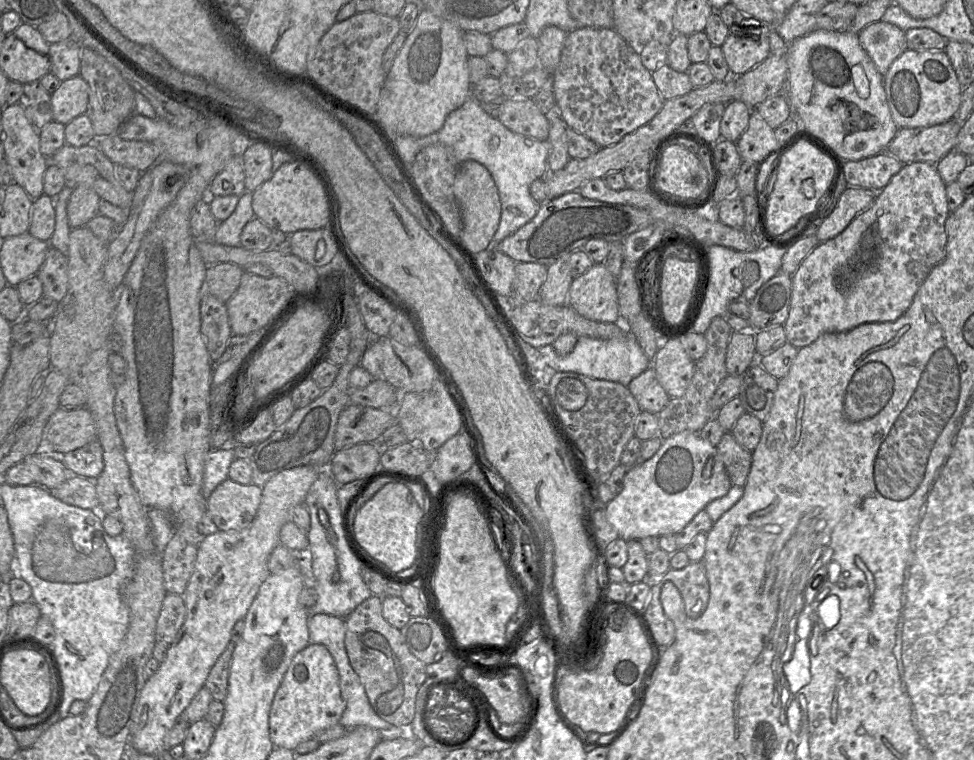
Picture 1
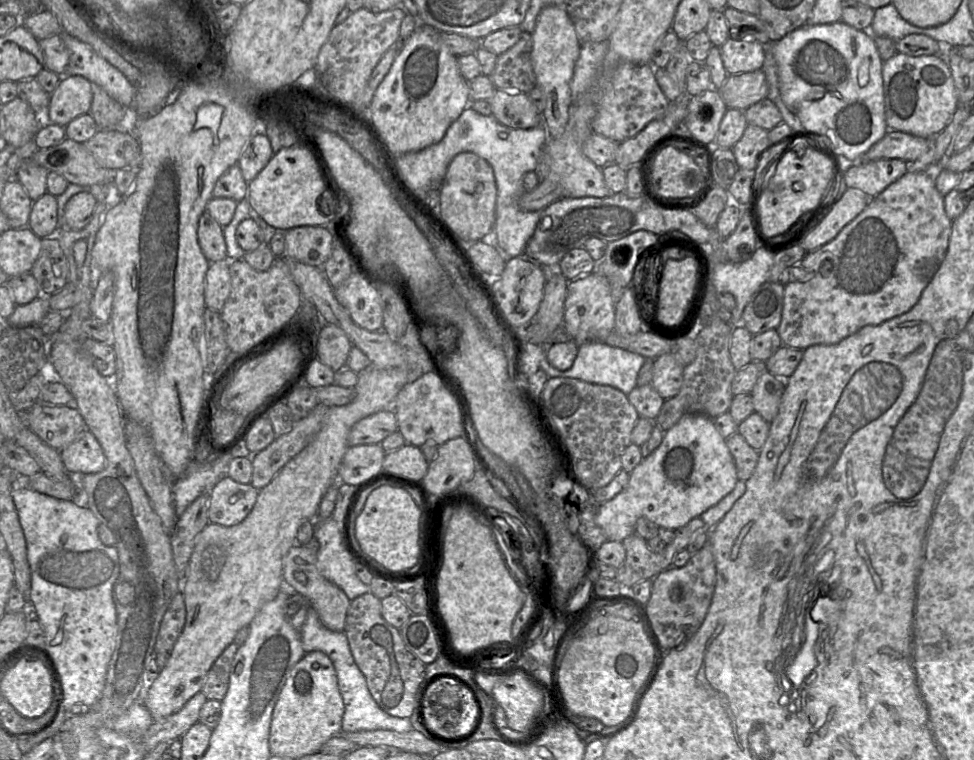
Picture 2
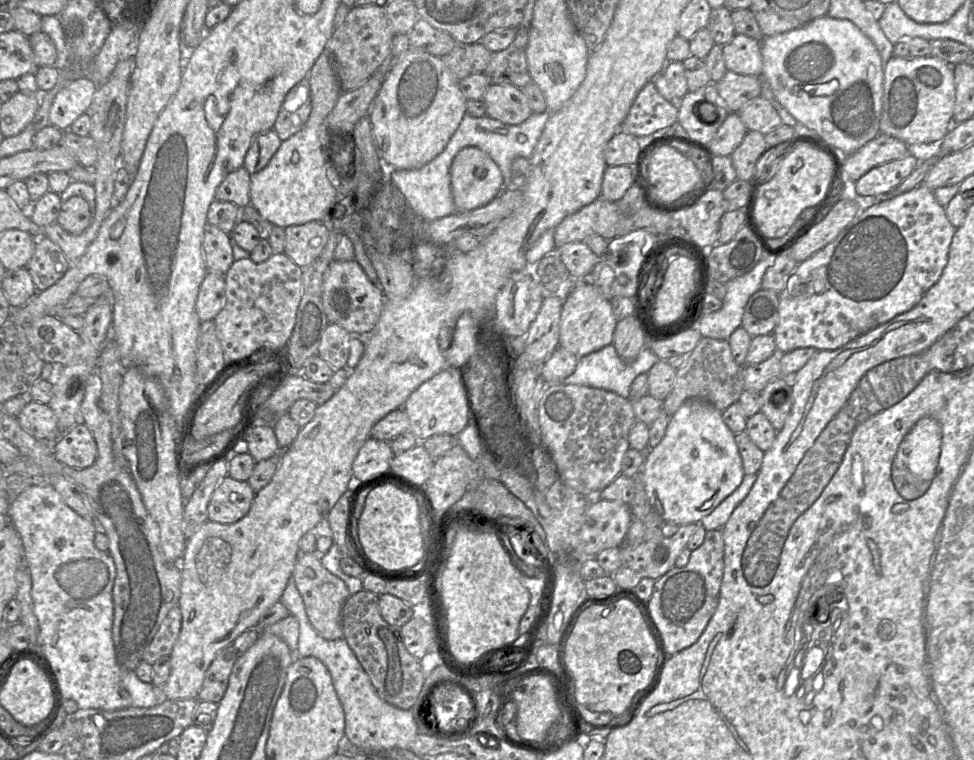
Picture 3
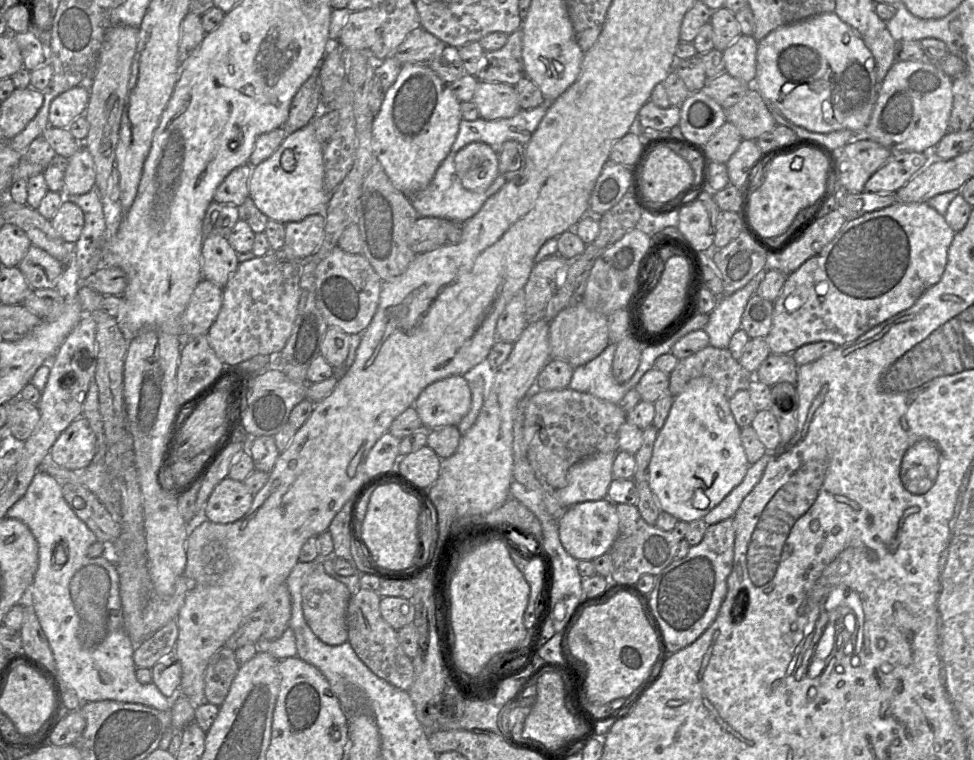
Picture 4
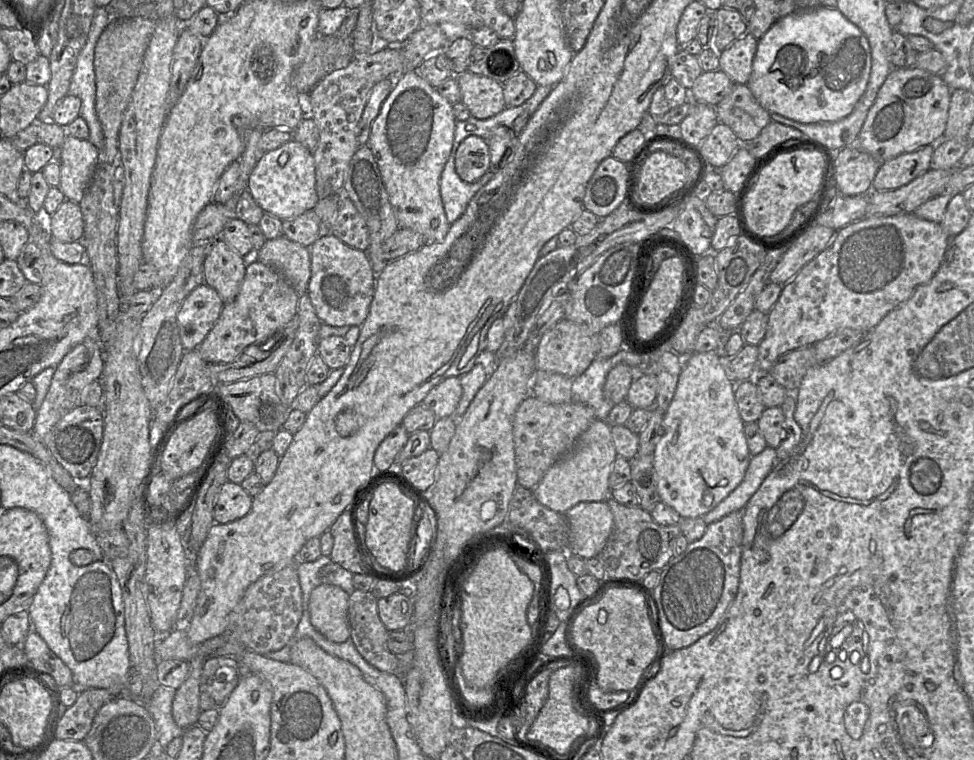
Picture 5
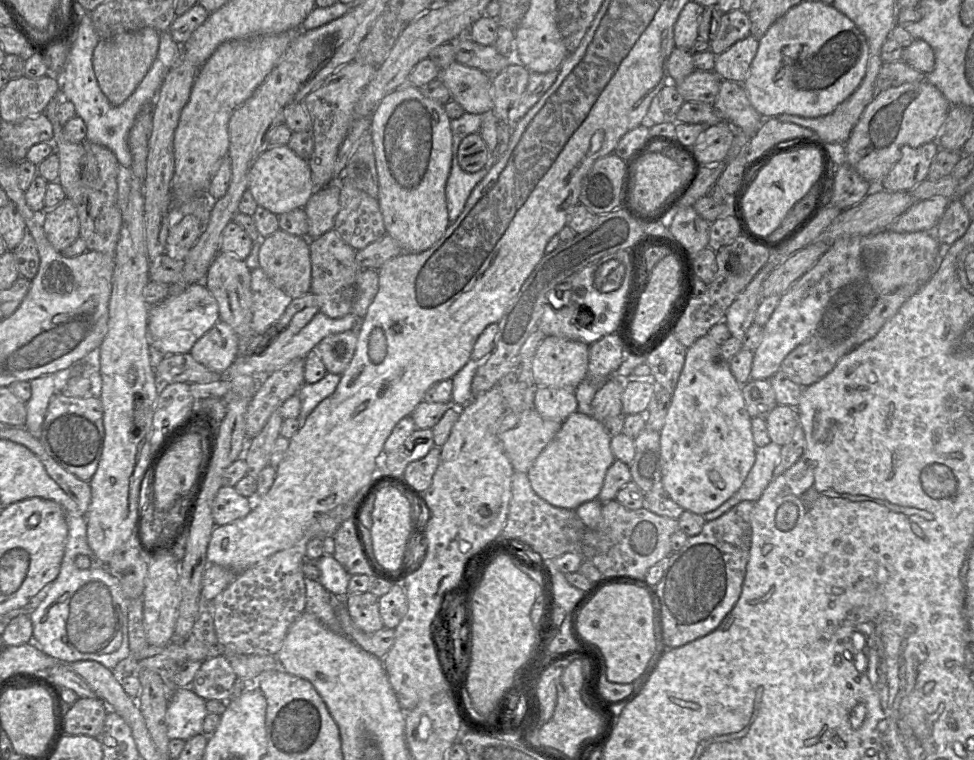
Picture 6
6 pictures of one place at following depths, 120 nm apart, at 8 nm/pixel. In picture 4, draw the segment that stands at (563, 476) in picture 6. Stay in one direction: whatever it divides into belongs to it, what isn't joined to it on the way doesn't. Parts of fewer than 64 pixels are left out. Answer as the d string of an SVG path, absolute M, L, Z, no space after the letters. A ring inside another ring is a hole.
M617 452L595 453L570 467L567 486L554 491L554 497L563 508L585 501L607 498L614 477L612 467Z

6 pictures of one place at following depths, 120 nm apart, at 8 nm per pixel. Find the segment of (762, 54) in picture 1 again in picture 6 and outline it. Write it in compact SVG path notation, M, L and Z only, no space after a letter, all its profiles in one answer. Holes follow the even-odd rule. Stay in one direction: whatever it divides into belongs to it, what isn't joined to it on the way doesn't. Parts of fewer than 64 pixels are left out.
M749 35L736 42L725 52L716 55L714 72L722 80L743 83L757 53L759 40Z

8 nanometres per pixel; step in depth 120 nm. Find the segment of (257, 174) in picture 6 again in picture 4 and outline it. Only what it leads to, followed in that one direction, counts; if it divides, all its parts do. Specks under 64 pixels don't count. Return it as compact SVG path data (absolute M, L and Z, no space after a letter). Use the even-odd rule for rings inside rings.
M313 121L288 133L278 149L259 165L252 167L249 196L269 219L287 224L314 214L325 214L329 195L324 185L323 144L317 139Z

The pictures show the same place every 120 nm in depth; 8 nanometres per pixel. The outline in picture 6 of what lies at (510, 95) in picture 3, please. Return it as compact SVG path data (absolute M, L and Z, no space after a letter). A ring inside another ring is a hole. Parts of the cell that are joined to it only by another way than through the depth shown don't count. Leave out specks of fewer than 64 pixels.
M457 61L440 70L438 77L464 112L483 114L493 109L491 76Z

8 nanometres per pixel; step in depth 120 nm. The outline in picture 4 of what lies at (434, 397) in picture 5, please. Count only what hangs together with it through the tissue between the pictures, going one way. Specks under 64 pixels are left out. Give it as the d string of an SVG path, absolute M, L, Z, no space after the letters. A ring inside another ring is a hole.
M453 375L427 386L416 399L416 409L427 431L458 426L467 415L472 402L468 381L463 375Z

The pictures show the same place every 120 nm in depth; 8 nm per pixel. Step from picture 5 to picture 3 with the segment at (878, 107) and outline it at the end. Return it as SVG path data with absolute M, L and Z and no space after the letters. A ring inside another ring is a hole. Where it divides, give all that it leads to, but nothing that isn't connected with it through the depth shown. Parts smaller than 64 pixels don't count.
M893 56L884 65L880 133L895 137L908 146L941 142L953 125L955 83L953 66L934 56Z

